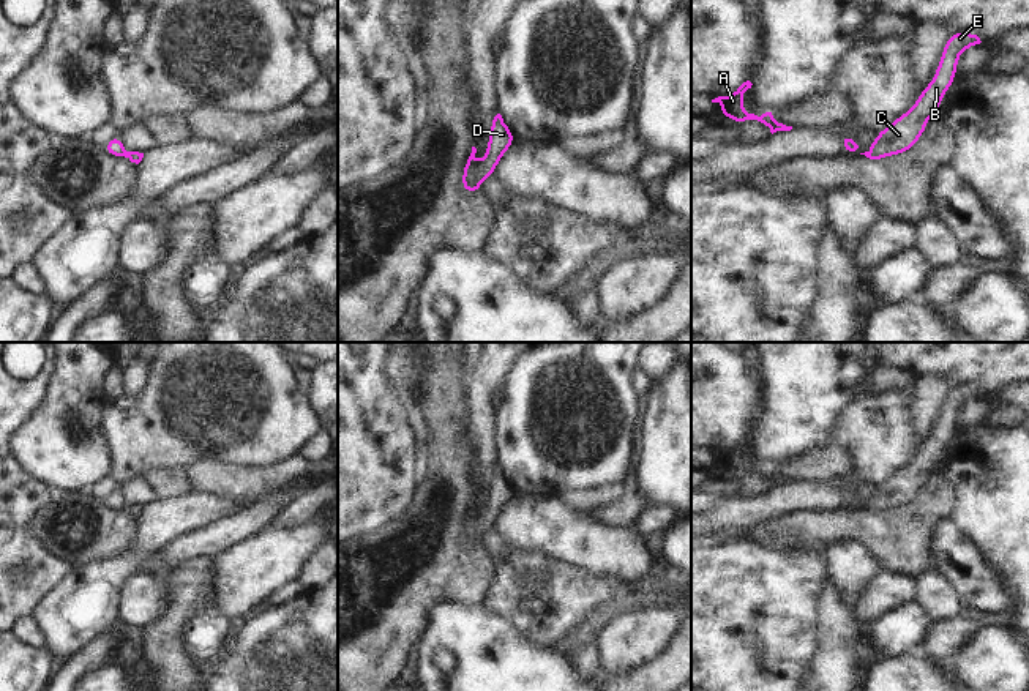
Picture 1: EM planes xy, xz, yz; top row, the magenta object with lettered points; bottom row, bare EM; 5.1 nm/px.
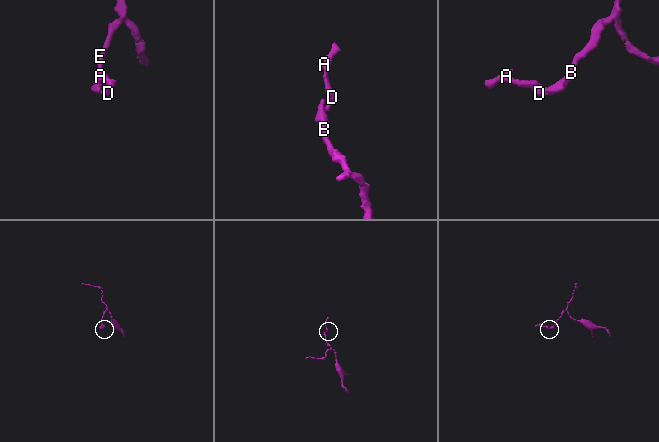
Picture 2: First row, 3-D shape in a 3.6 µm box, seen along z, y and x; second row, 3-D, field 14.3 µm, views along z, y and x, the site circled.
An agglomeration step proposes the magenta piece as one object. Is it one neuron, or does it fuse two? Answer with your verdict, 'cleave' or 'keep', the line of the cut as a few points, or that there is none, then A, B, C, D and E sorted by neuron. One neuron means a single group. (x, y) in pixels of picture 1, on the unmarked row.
keep; no cut; A B C D E

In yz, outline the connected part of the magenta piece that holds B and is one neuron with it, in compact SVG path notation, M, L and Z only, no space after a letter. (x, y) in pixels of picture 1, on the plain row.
M972 385L952 387L942 402L933 434L923 442L912 462L879 484L870 502L860 508L881 513L912 503L919 491L926 484L926 475L941 462L949 440L955 437L958 410L980 396L980 391Z

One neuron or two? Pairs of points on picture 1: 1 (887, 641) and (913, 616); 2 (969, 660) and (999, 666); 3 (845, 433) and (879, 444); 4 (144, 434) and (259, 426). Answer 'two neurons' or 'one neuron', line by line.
1: one neuron
2: one neuron
3: one neuron
4: one neuron

